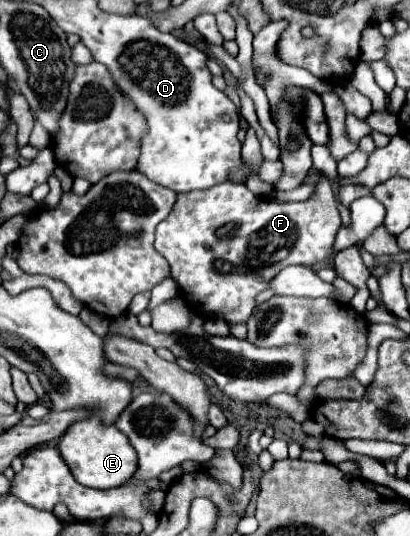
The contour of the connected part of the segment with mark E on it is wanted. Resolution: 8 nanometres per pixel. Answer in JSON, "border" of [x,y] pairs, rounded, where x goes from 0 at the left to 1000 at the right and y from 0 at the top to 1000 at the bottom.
{"border":[[[217,774],[163,800],[163,812],[144,819],[139,830],[154,860],[163,864],[178,890],[207,909],[227,912],[276,912],[310,901],[334,879],[334,845],[310,823],[310,815],[280,797],[256,797],[237,774]]]}

